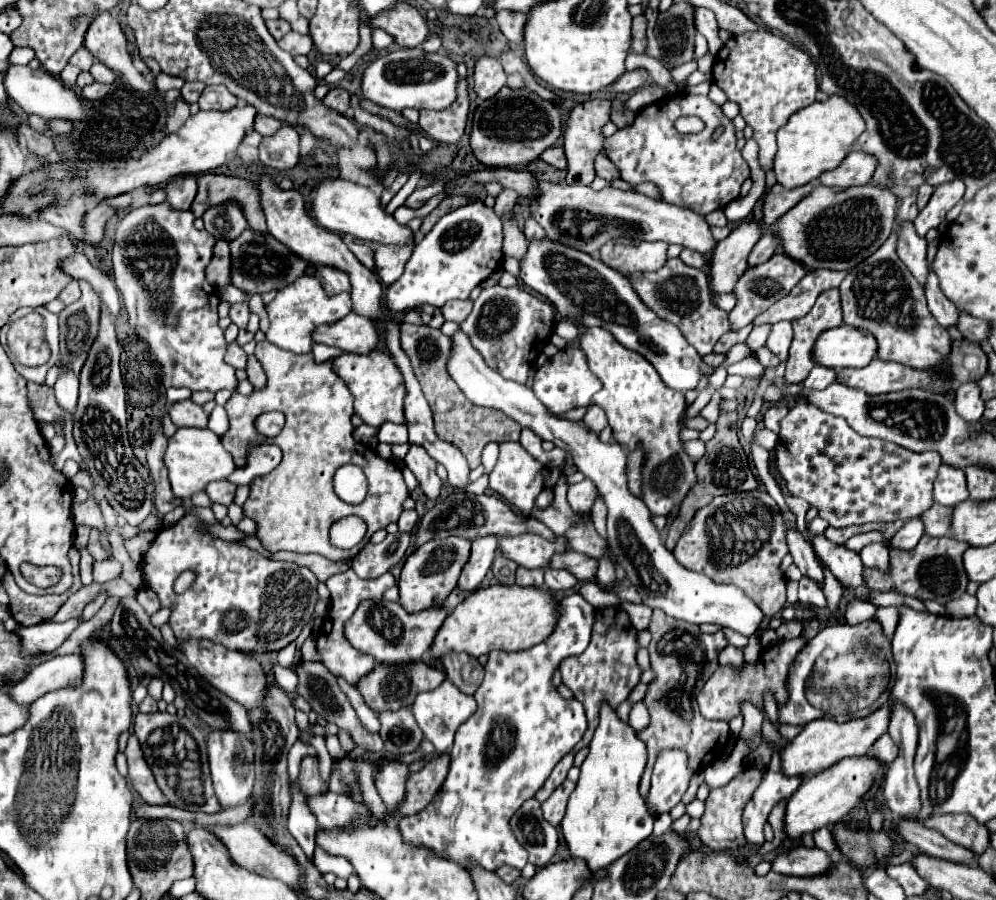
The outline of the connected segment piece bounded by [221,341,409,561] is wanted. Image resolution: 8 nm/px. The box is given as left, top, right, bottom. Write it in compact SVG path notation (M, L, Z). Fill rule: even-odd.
M259 341L255 347L255 357L259 359L265 375L267 375L267 385L263 389L255 389L251 395L233 395L227 405L225 411L229 415L229 423L231 429L229 433L221 439L223 447L231 453L231 457L235 459L235 463L245 463L245 453L247 447L253 443L275 443L277 447L281 447L283 451L283 459L281 459L281 467L275 467L275 471L271 471L265 477L259 477L259 501L245 501L243 505L243 515L253 519L257 523L257 533L255 537L263 543L263 547L269 553L277 553L277 551L293 551L293 553L319 553L331 561L345 561L345 559L353 559L359 549L371 539L371 535L379 529L385 529L389 523L397 521L401 515L401 505L403 501L409 497L401 469L397 465L393 465L391 461L381 459L375 449L371 449L369 445L363 445L359 441L355 441L351 437L353 433L353 425L351 425L351 417L353 417L353 399L351 393L347 391L347 385L339 379L339 375L335 375L333 371L333 359L327 359L323 363L317 363L313 359L313 353L305 353L305 355L295 355L289 351L283 351L279 347L275 347L269 341ZM265 411L281 411L285 415L285 425L283 431L277 437L265 439L265 435L261 435L255 429L255 419L265 413ZM345 463L353 463L359 465L363 469L363 473L369 479L369 489L367 489L367 497L359 503L359 505L347 505L345 501L341 501L335 491L333 491L333 475L335 471L345 465ZM347 515L357 515L367 523L367 535L365 539L349 549L349 551L339 551L337 547L333 547L329 543L329 529L335 521L347 517Z

